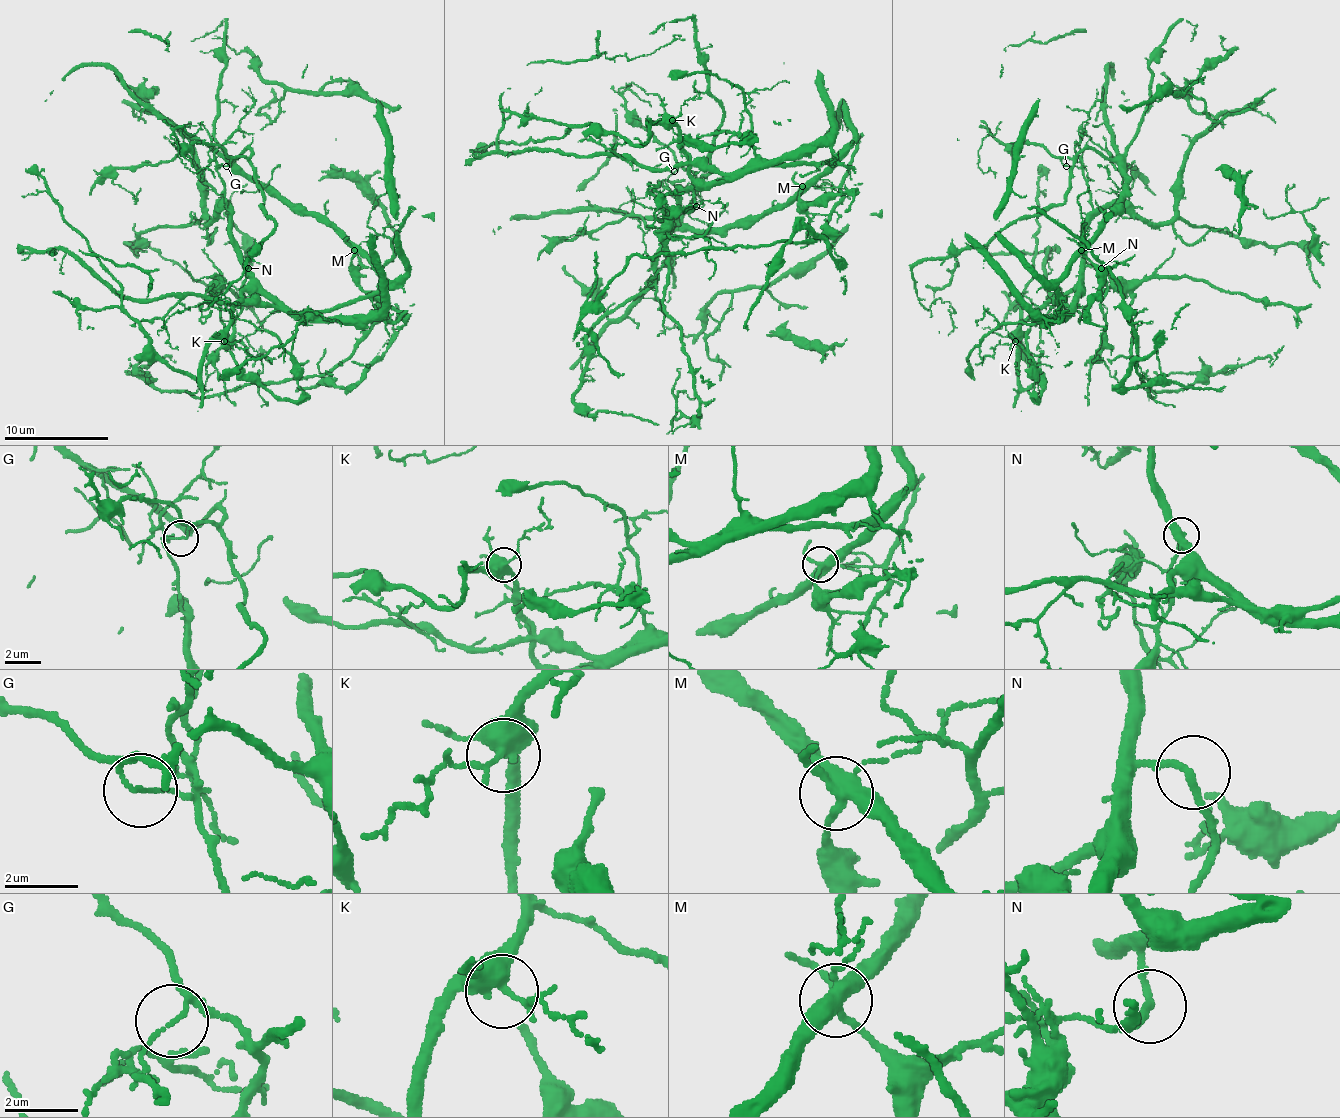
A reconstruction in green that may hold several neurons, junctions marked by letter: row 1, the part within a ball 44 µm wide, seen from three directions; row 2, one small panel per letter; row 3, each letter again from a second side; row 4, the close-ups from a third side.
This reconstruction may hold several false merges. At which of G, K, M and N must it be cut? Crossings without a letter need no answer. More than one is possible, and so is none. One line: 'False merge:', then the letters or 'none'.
False merge: G, M

